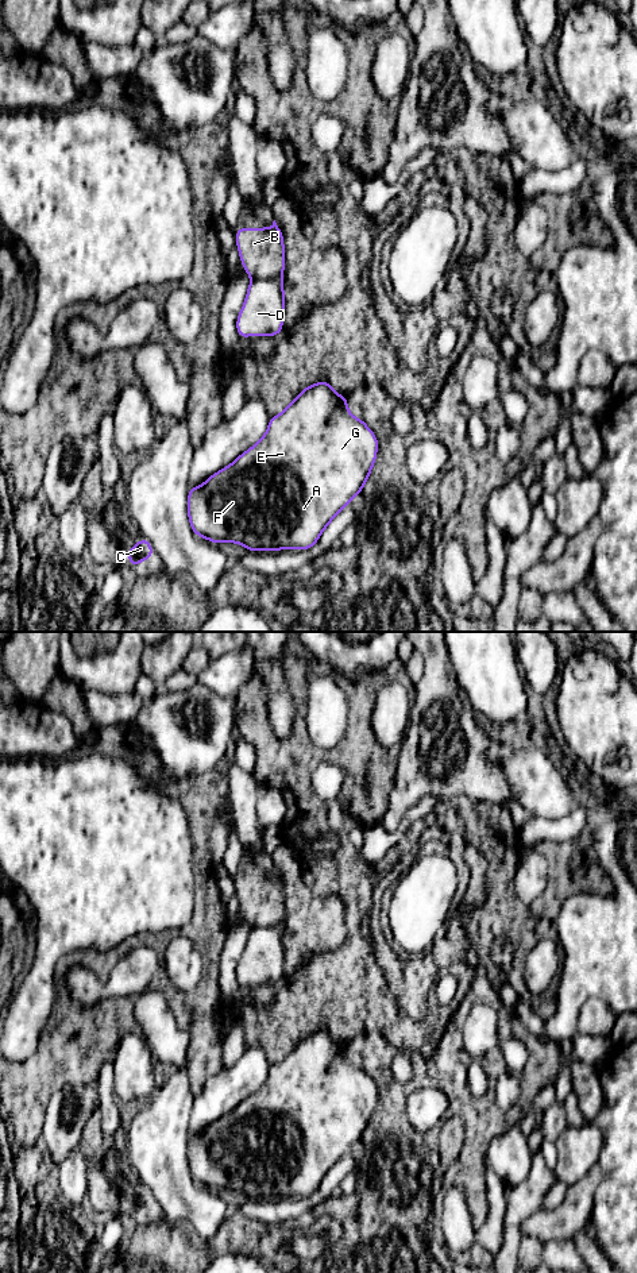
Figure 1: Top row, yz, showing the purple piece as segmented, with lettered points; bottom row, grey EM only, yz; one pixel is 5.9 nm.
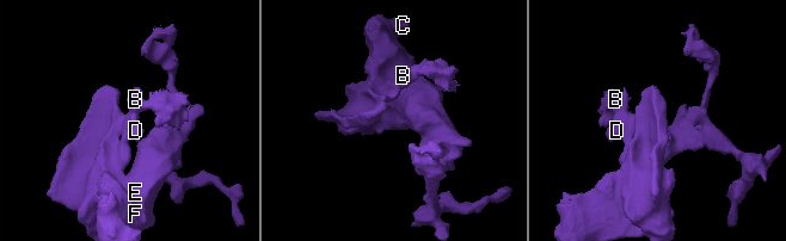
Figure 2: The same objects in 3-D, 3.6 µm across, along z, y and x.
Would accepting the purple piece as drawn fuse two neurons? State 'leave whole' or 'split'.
split

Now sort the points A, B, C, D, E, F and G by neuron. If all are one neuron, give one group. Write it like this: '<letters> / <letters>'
A C D E F G / B

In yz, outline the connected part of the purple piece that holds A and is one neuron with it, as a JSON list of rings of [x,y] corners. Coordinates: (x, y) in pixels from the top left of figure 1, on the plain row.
[[[327,1029],[306,1034],[287,1056],[270,1065],[262,1087],[201,1134],[189,1135],[188,1165],[196,1184],[211,1191],[231,1189],[247,1199],[309,1197],[333,1165],[367,1130],[377,1107],[378,1087],[362,1066],[348,1060],[347,1044],[337,1042]]]

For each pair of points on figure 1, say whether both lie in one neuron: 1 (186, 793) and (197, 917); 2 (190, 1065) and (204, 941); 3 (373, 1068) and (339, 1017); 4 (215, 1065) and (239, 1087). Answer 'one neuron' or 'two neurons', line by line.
1: one neuron
2: one neuron
3: two neurons
4: two neurons

